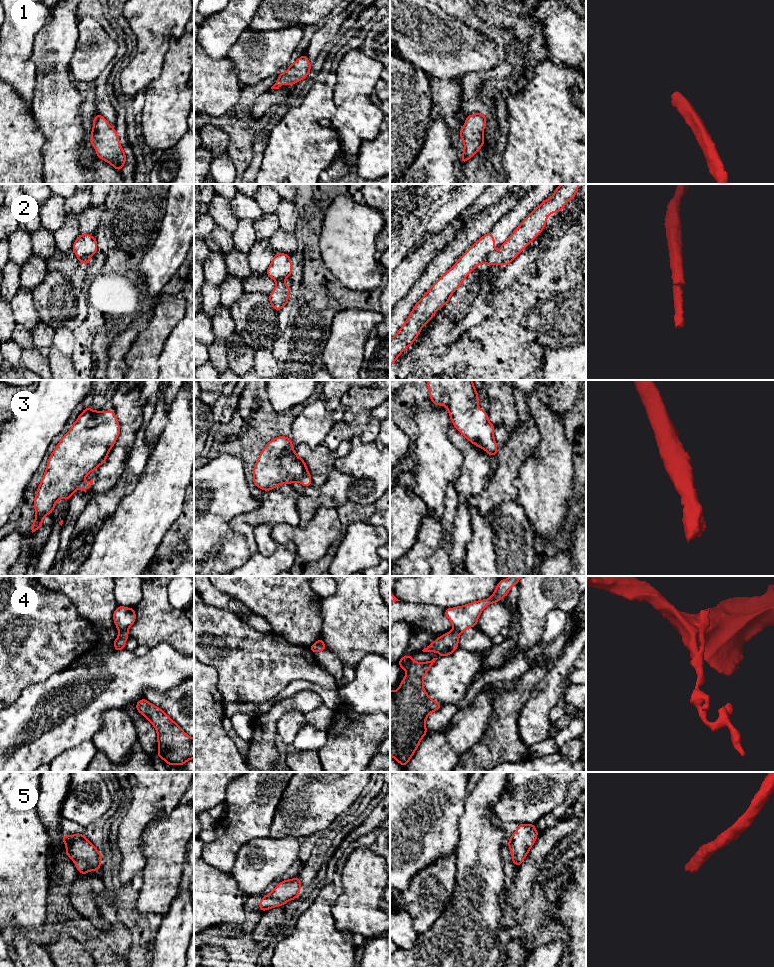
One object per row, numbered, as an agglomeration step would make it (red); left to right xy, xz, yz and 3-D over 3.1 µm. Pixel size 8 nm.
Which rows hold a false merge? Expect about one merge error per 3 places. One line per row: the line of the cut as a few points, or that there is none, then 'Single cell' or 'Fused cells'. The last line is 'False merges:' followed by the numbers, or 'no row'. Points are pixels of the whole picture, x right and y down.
1: No split. Single cell
2: Split along yz (493, 250), (480, 263). Fused cells
3: No split. Single cell
4: Split along xy (127, 630), (119, 632). Fused cells
5: No split. Single cell
False merges: 2, 4

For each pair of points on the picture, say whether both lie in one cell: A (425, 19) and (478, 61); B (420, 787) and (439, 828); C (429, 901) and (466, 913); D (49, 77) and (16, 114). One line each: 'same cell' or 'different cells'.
A: same cell
B: same cell
C: different cells
D: different cells

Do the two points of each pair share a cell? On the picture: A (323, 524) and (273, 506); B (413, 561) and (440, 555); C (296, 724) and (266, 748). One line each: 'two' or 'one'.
A: two
B: two
C: two

